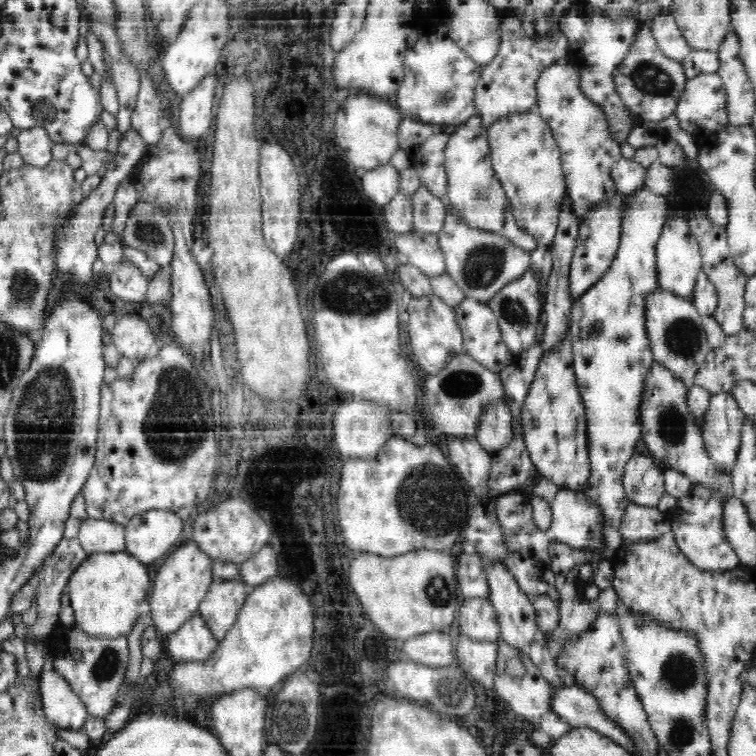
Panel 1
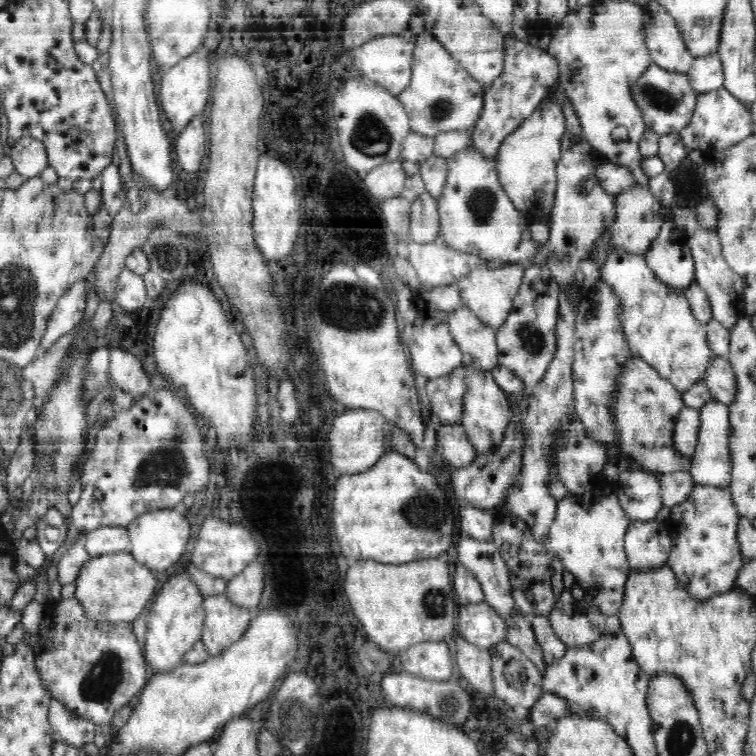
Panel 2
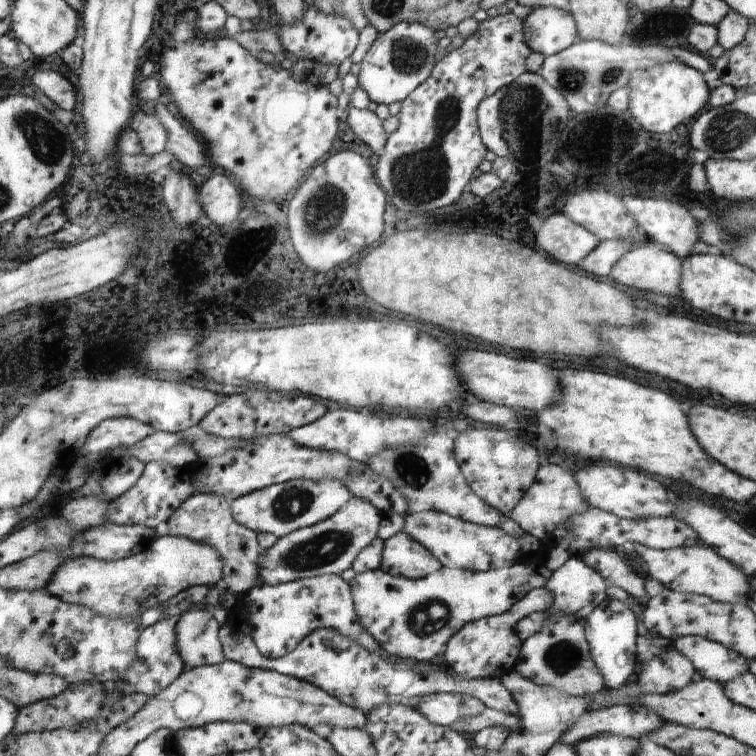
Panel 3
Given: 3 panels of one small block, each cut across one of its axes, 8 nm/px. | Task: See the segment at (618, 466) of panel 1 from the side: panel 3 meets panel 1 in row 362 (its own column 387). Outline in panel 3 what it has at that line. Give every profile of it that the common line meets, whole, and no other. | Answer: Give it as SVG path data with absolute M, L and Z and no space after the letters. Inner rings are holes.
M538 550L526 557L524 562L489 571L467 571L441 566L428 576L409 579L388 574L387 571L378 568L356 574L349 583L358 615L357 621L377 640L390 657L430 662L434 656L445 651L448 639L462 626L472 621L507 613L512 606L526 597L532 588L540 588L544 580L551 575L544 566L545 552Z

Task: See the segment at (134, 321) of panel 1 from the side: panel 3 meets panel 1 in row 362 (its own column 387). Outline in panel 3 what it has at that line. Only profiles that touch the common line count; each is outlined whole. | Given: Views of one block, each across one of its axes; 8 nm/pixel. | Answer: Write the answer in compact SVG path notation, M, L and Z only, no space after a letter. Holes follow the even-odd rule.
M348 108L346 124L350 130L357 135L362 142L365 142L372 149L373 154L380 156L386 145L388 133L382 127L382 120L369 109Z

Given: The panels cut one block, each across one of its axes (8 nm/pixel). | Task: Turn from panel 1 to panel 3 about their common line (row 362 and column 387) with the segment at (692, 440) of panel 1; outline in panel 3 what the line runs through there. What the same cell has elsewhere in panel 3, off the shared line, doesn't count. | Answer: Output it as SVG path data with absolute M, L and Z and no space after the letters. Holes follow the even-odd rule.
M319 575L274 586L258 584L245 594L243 604L253 622L252 636L255 645L269 659L291 653L303 638L316 629L339 631L369 653L381 655L384 659L392 658L357 621L350 583L344 581L340 575Z

